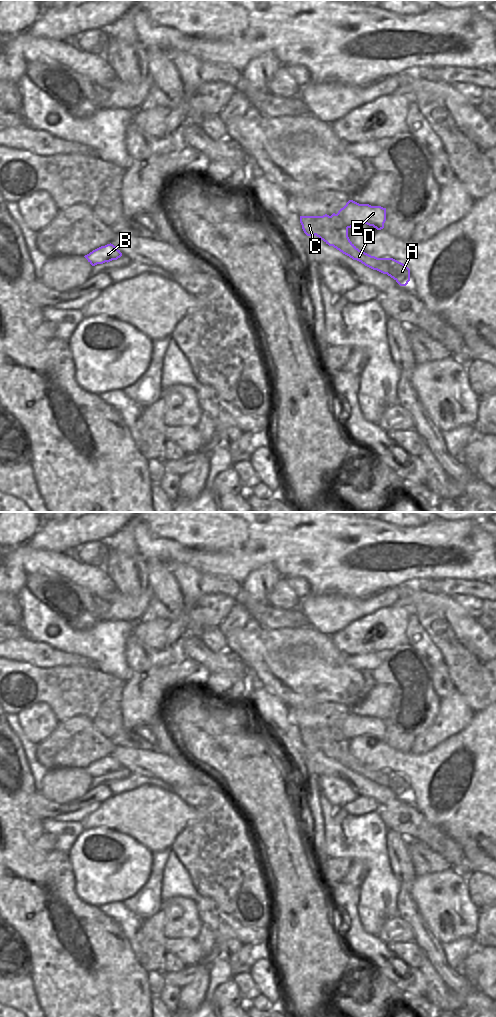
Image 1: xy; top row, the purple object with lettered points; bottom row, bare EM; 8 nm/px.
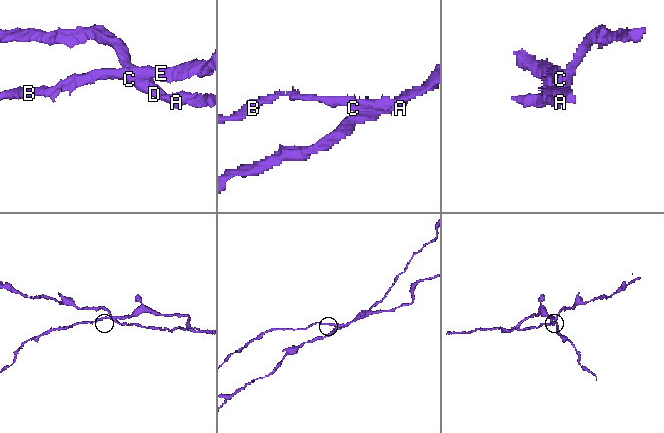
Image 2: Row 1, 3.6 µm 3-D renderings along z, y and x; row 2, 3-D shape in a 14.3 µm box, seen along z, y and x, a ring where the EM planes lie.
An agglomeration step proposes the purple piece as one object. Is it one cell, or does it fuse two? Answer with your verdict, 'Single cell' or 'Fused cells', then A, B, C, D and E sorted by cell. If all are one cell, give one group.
Fused cells. Groups: A D / B C E

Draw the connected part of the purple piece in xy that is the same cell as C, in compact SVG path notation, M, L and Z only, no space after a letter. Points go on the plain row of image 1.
M349 712L337 726L331 728L300 728L300 735L304 745L314 746L320 749L323 742L333 740L341 742L351 740L357 736L367 736L377 742L384 740L386 733L386 720L381 718L371 718L369 716L359 716Z

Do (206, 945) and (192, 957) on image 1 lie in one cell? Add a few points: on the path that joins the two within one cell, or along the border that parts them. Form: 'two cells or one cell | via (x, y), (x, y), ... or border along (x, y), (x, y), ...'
two cells | border along (195, 939), (206, 957)

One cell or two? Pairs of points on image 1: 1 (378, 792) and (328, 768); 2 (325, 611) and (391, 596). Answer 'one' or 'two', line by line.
1: one
2: one

